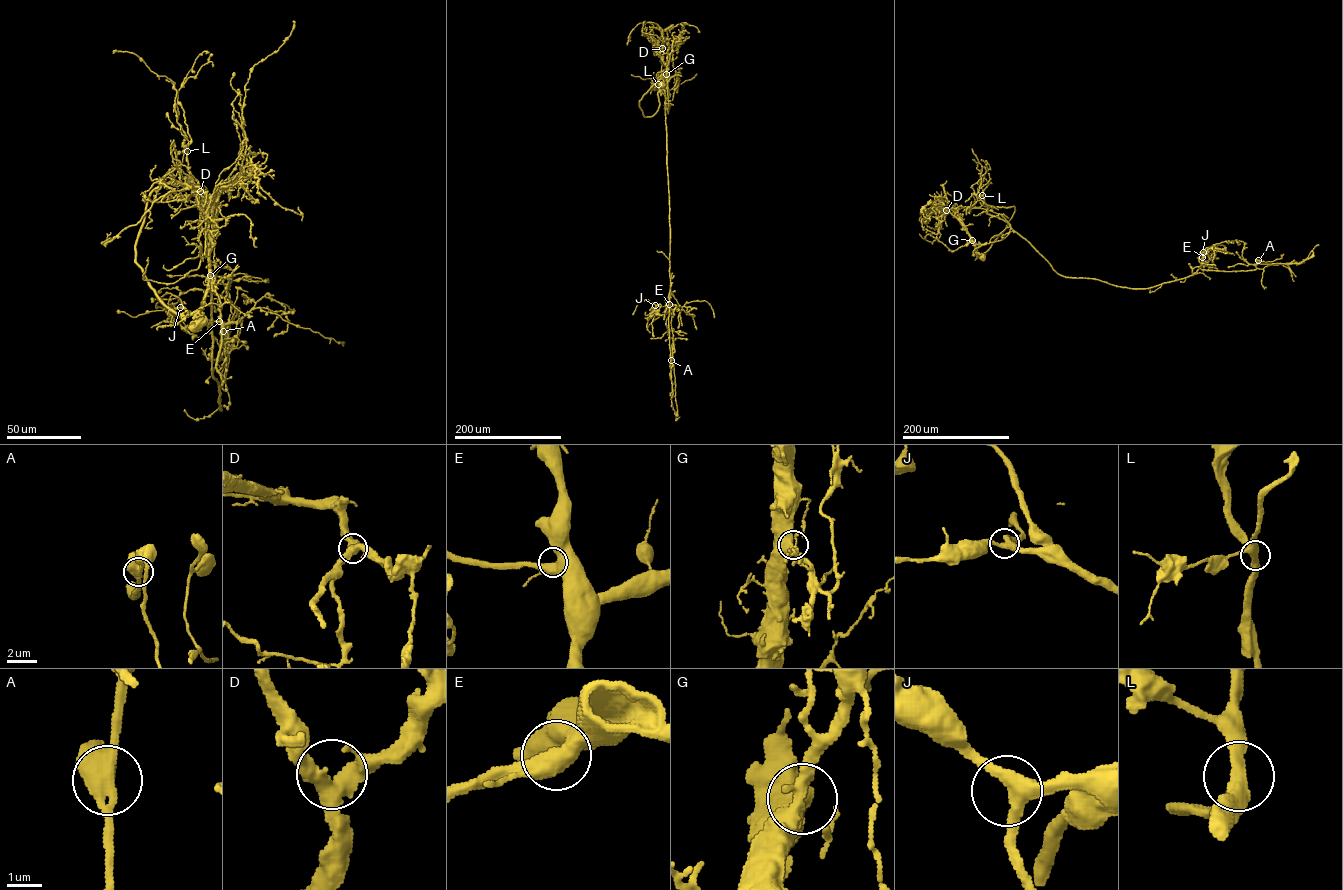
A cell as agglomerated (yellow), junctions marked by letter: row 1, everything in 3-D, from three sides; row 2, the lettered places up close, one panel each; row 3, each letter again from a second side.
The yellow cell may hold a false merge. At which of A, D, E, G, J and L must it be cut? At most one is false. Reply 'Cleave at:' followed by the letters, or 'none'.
Cleave at: none

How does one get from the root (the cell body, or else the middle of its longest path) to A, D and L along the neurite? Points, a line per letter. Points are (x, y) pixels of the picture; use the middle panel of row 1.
A: (662, 85), (661, 79), (639, 107), (645, 116), (652, 116), (663, 88), (671, 360)
D: (662, 85), (665, 85), (662, 78), (666, 69), (660, 55), (662, 48)
L: (662, 85), (661, 79), (640, 100), (645, 117), (658, 109), (658, 84)

